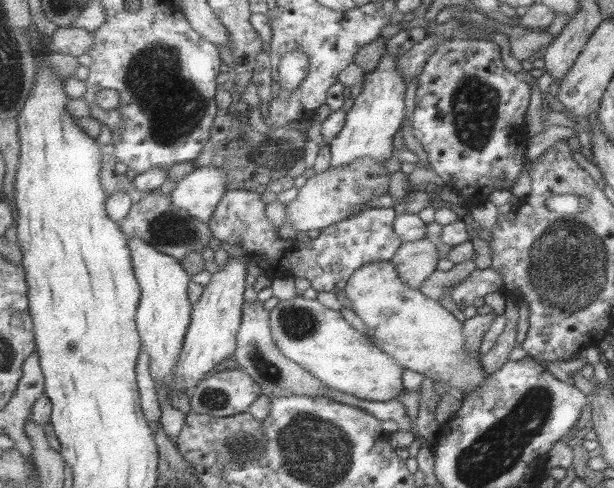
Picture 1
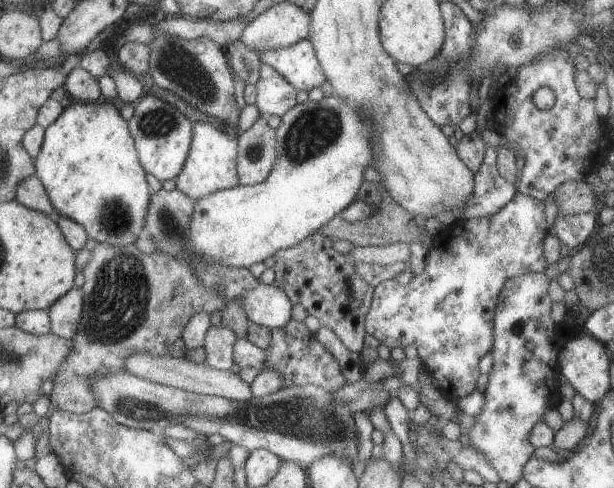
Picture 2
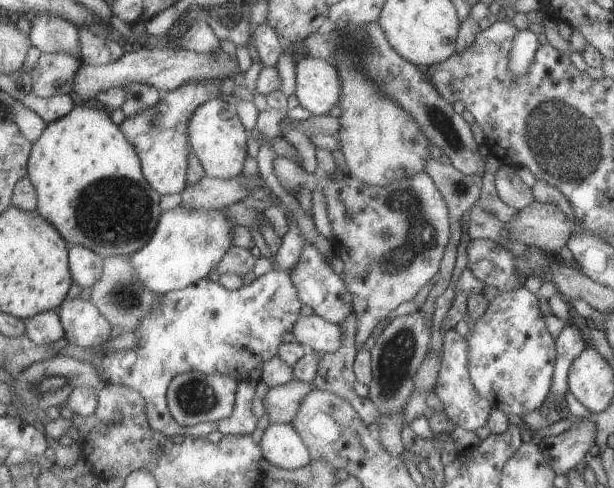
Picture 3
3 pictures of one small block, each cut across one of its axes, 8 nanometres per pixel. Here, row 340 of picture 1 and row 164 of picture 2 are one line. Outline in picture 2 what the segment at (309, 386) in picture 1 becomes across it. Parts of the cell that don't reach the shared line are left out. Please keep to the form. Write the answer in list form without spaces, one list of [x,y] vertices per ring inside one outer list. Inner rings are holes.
[[[260,116],[239,136],[238,173],[241,185],[264,183],[278,159],[277,131],[269,126],[267,116]]]

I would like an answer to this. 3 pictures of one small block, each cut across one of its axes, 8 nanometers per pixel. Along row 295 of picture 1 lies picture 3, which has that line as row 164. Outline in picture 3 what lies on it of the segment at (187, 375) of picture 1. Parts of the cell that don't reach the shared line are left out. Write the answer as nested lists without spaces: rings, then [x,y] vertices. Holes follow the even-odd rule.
[[[212,99],[203,104],[189,122],[190,144],[206,169],[206,175],[219,179],[239,177],[249,150],[249,132],[239,120],[236,106],[231,106],[221,99]]]

